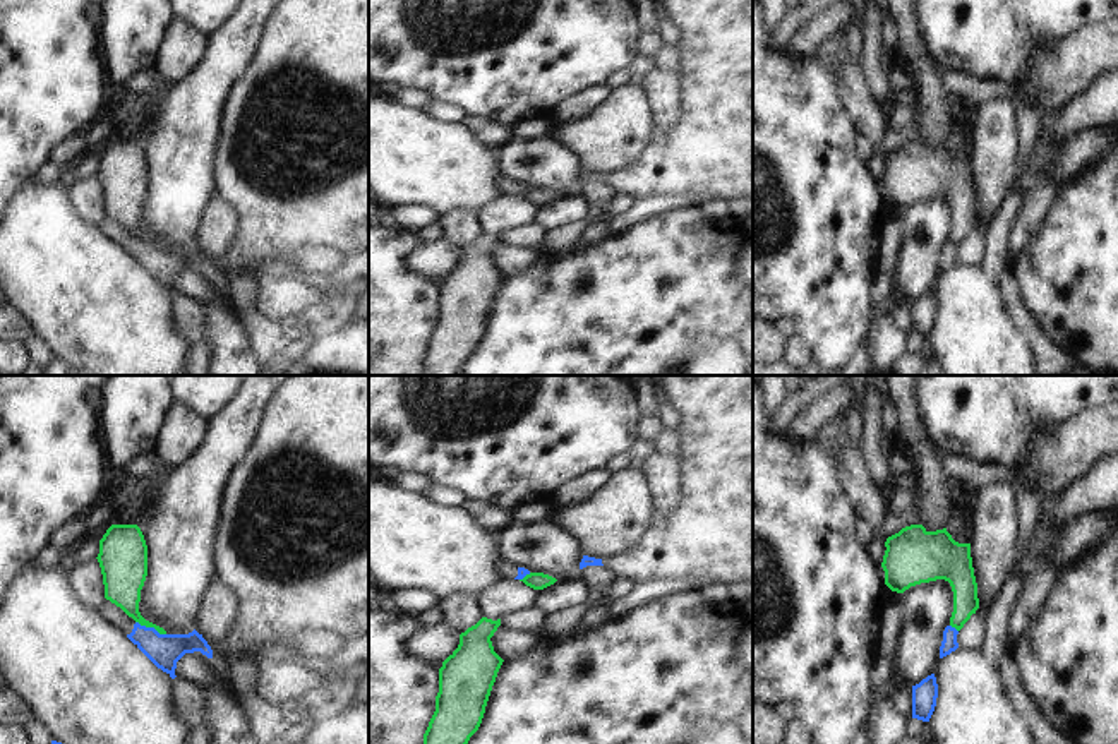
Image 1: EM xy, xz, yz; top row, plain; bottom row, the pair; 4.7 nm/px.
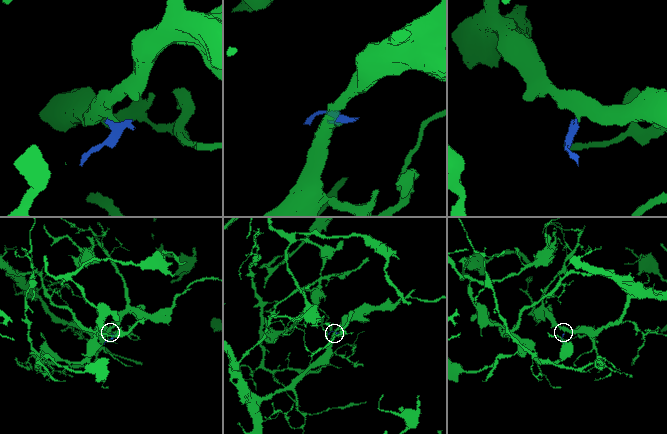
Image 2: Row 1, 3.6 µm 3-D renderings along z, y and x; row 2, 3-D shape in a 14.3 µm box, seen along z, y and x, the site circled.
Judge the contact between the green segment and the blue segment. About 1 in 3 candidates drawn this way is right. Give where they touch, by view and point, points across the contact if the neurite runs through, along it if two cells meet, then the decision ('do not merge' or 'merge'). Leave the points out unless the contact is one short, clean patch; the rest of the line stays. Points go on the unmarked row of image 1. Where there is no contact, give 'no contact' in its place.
contact xy (151, 242); border xy (136, 237), (153, 242), (165, 251); do not merge

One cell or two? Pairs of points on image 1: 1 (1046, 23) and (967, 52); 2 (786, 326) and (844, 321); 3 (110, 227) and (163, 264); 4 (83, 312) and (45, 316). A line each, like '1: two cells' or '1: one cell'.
1: one cell
2: two cells
3: one cell
4: one cell

